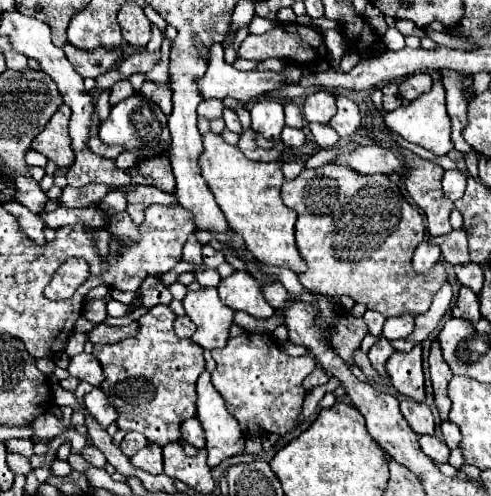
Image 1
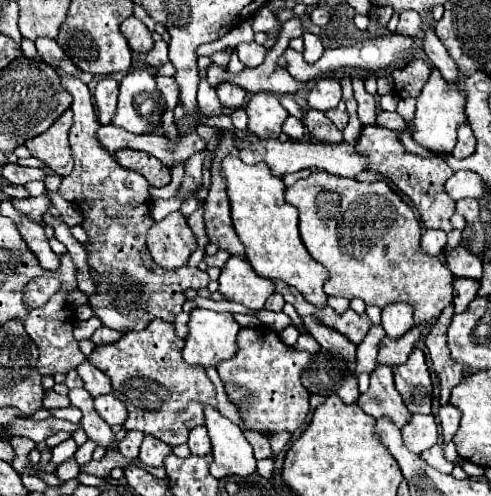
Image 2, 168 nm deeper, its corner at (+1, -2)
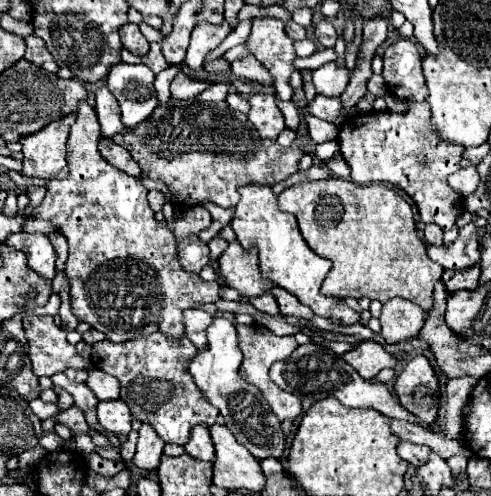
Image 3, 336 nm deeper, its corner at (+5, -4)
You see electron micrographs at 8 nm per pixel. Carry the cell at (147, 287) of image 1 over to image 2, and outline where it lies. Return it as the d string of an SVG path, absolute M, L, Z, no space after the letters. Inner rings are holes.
M60 74L60 80L74 98L70 106L74 112L74 124L70 128L74 170L70 176L62 178L58 194L76 204L84 216L82 228L88 234L88 244L84 246L88 254L88 266L98 274L94 280L96 294L88 298L88 306L92 308L92 314L100 318L102 326L122 332L144 330L152 318L174 322L176 314L186 302L184 292L188 288L206 288L210 278L204 270L196 270L194 266L164 270L156 264L144 264L142 252L146 250L146 232L154 224L150 214L150 184L142 178L142 174L122 168L114 156L100 146L96 138L100 122L88 86L68 74Z

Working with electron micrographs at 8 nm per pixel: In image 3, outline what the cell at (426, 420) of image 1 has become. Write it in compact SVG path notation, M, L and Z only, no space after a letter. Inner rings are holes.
M400 440L400 444L398 444L398 454L406 460L406 462L410 462L410 464L414 464L414 466L420 466L420 464L424 464L424 460L430 456L430 448L428 446L420 446L420 444L412 444L412 442L406 442L406 440Z

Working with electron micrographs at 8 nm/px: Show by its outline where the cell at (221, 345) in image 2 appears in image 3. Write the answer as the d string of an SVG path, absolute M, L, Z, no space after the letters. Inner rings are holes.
M214 318L212 324L206 328L206 338L206 348L190 360L188 372L192 374L200 390L206 394L210 404L214 404L226 418L226 426L236 436L236 440L240 440L240 444L246 446L254 458L280 458L284 452L284 434L280 430L280 422L276 420L276 416L272 416L272 410L264 402L260 390L242 380L242 376L238 374L242 350L238 346L236 326L226 318Z

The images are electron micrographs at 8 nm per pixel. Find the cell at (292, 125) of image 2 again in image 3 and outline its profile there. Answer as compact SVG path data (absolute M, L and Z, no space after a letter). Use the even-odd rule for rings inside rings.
M278 100L278 108L280 108L280 110L282 110L282 114L284 114L286 128L288 128L288 130L298 130L300 114L298 114L296 104L294 104L294 102L280 102L280 100Z

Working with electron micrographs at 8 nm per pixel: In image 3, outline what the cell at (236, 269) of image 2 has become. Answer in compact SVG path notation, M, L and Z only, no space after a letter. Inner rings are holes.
M232 242L226 252L218 260L220 276L224 278L226 286L238 290L242 298L258 298L272 290L272 282L260 280L260 270L256 268L256 256L252 252L244 252L240 244Z

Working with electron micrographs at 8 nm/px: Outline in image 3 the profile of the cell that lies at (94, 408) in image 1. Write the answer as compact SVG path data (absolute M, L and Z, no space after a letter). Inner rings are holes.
M104 400L98 402L98 422L102 428L114 434L128 434L130 432L130 410L122 400Z

